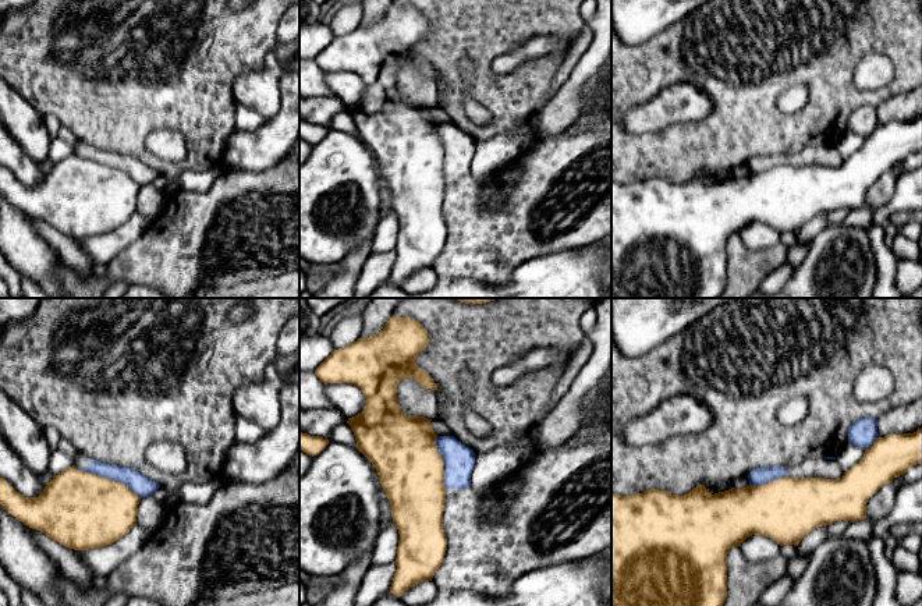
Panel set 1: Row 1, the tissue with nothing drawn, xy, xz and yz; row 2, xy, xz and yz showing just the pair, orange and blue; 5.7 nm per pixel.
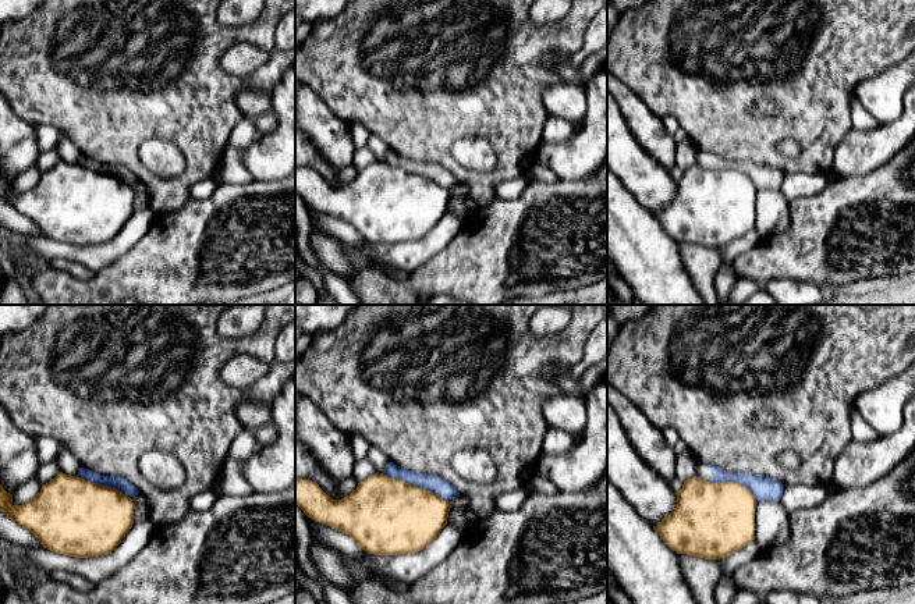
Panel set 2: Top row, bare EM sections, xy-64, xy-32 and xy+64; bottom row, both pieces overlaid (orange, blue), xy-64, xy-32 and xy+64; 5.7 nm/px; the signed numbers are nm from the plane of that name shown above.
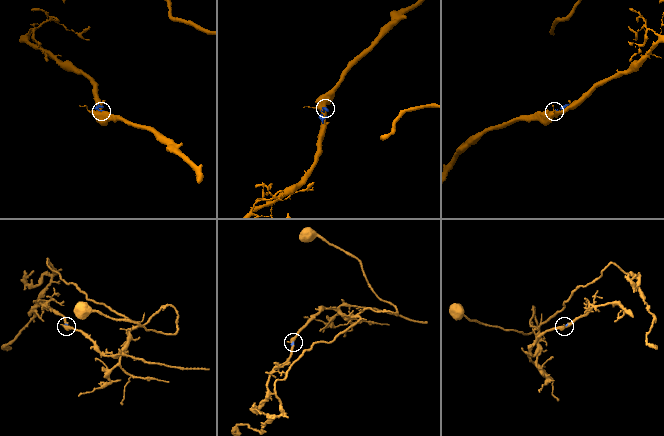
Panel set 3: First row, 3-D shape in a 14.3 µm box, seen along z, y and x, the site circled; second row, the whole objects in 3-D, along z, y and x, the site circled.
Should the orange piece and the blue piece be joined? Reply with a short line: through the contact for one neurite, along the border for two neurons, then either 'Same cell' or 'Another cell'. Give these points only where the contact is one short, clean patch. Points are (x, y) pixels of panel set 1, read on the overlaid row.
Another cell

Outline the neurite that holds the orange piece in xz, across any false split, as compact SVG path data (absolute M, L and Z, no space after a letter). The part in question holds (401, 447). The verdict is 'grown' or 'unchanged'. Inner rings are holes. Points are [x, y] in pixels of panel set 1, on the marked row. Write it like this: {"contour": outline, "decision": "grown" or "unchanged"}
{"contour": "M393 315L383 330L334 350L315 369L325 384L351 383L366 397L364 411L348 418L347 424L354 432L357 449L376 468L391 504L391 517L400 541L390 592L397 598L422 581L432 581L447 550L443 529L444 463L436 447L437 435L432 428L432 419L404 414L397 400L397 384L405 378L414 378L423 389L437 390L435 380L415 362L428 344L429 334L418 320Z", "decision": "unchanged"}

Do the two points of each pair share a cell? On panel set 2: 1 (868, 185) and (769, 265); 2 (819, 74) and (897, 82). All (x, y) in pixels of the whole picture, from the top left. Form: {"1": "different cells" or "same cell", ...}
{"1": "same cell", "2": "different cells"}

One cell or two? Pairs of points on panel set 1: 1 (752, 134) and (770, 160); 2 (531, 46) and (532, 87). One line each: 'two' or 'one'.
1: two
2: two

